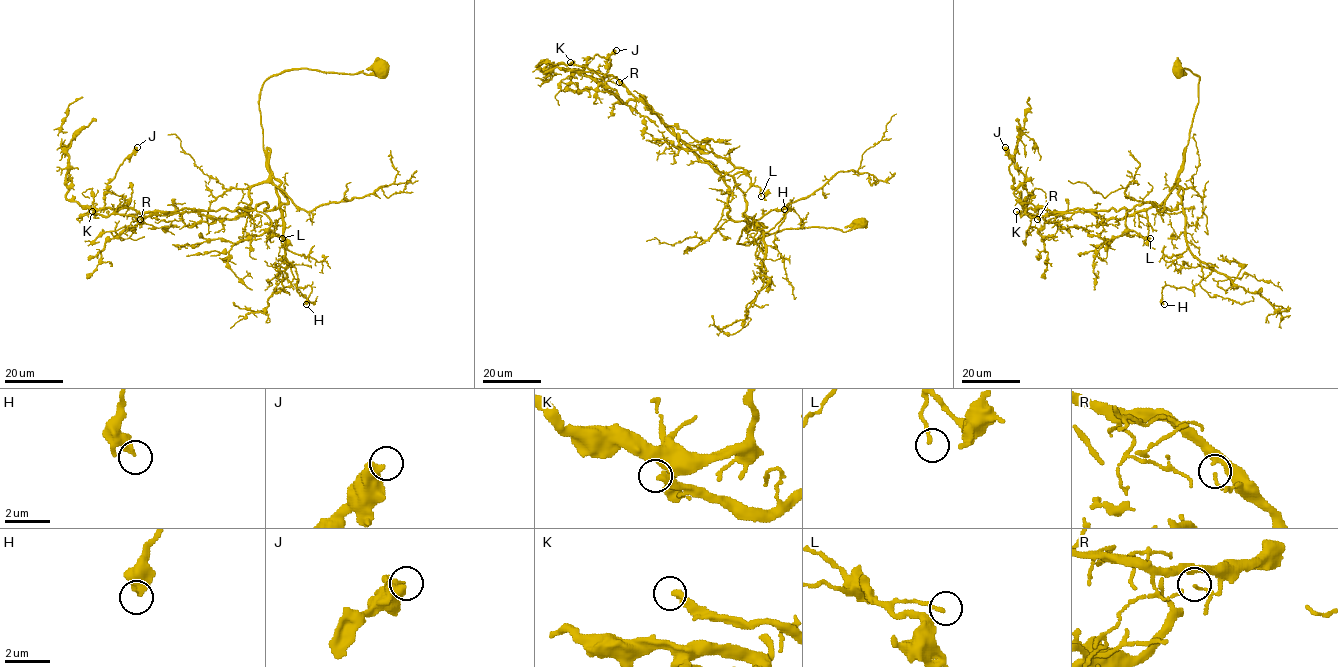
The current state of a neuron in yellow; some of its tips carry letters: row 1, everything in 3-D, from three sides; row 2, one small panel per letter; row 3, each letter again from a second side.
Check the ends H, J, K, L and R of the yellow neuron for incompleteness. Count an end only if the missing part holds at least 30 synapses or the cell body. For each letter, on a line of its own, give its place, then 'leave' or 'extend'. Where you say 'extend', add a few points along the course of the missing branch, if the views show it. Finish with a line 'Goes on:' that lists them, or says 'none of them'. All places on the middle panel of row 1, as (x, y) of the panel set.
H: at (784, 209); leave
J: at (616, 50); leave
K: at (570, 62); extend; missing branch runs (570, 62), (541, 63), (511, 76), (510, 84), (516, 94), (548, 90), (552, 97), (521, 110)
L: at (761, 196); leave
R: at (619, 82); leave
Goes on: K

